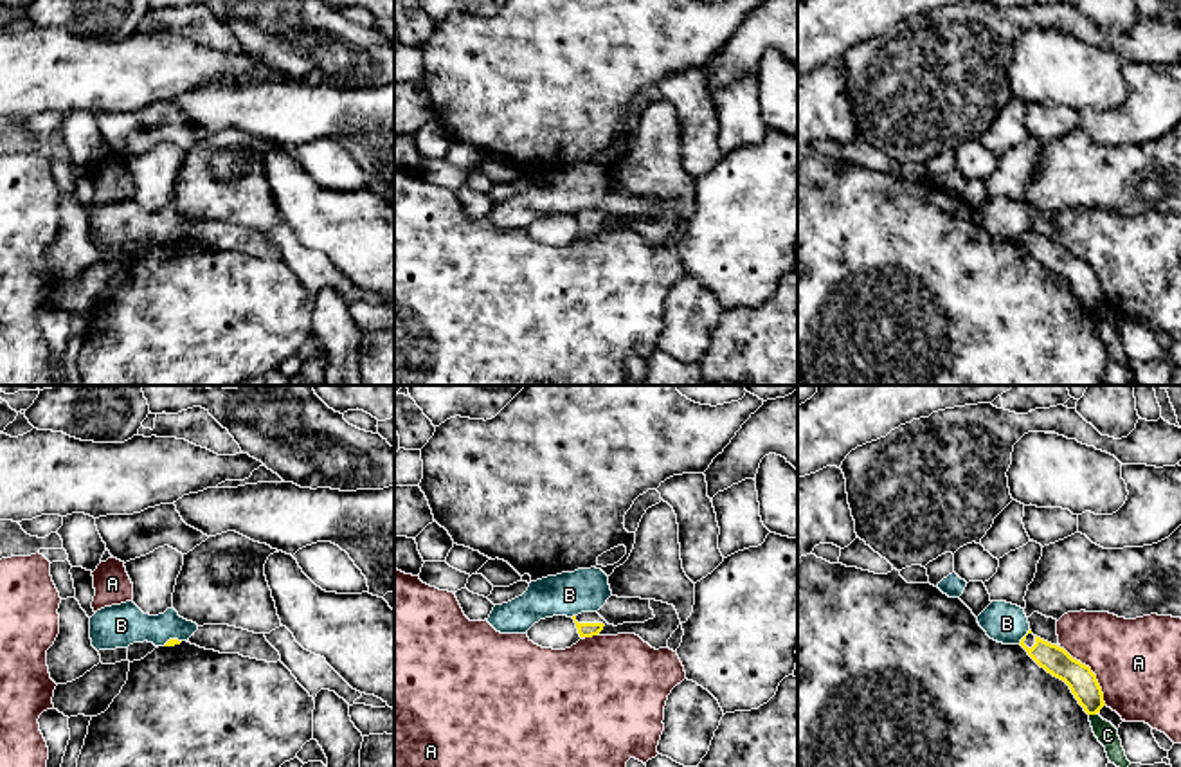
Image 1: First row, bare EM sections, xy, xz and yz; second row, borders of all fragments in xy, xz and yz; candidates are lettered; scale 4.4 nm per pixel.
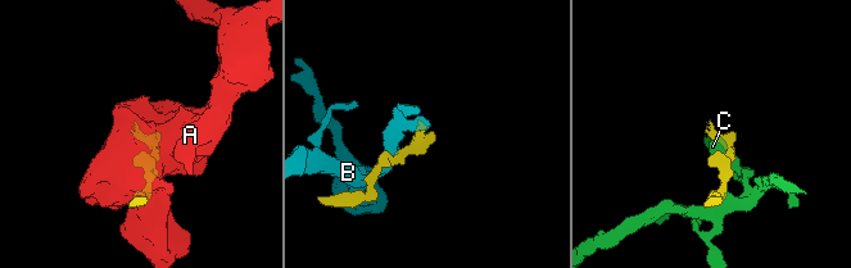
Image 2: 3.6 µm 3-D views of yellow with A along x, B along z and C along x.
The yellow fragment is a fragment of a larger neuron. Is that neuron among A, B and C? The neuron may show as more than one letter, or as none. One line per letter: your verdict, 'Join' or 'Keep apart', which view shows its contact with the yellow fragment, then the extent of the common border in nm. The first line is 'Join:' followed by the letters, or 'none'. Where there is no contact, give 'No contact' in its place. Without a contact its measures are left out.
Join: none
A: Keep apart. Touches yellow in yz. Shared border 340 nm
B: Keep apart. Touches yellow in yz. Shared border 90 nm
C: Keep apart. Touches yellow in yz. Shared border 40 nm

